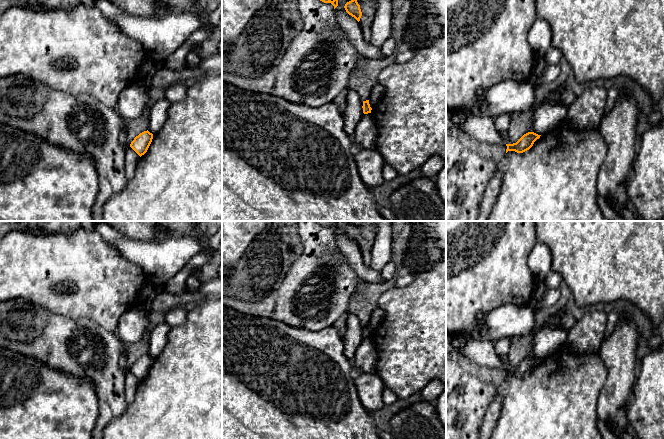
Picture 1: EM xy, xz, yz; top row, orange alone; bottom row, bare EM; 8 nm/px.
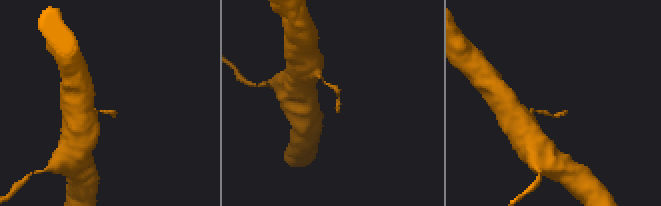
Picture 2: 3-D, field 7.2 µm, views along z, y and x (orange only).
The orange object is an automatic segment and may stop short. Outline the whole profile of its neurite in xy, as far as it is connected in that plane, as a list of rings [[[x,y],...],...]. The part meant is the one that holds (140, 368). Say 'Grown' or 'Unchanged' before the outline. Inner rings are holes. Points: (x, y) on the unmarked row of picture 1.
Unchanged. [[[148,354],[140,357],[131,366],[130,371],[141,381],[144,379],[153,363],[153,358]]]

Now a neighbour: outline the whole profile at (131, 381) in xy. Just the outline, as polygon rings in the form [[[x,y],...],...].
[[[128,369],[125,373],[125,398],[128,405],[134,401],[139,382],[140,380]]]

